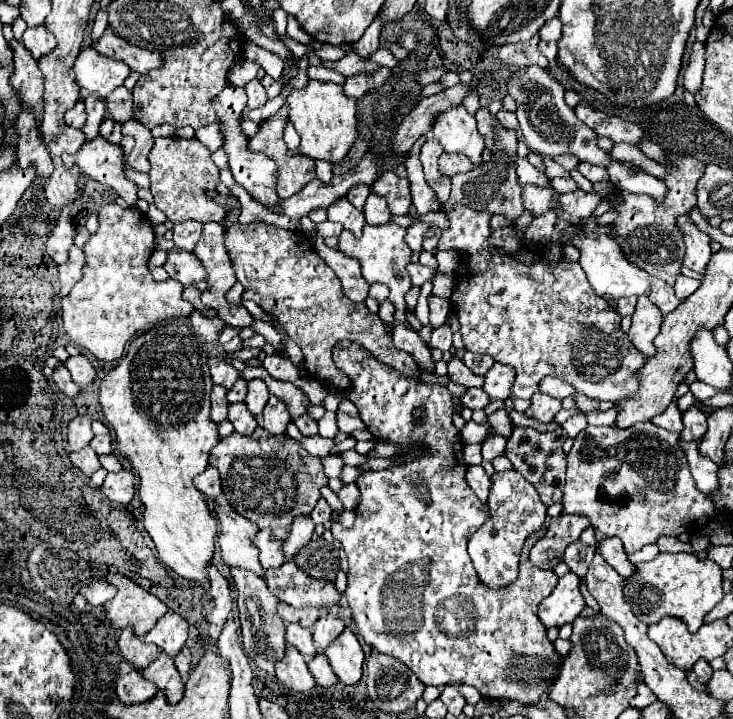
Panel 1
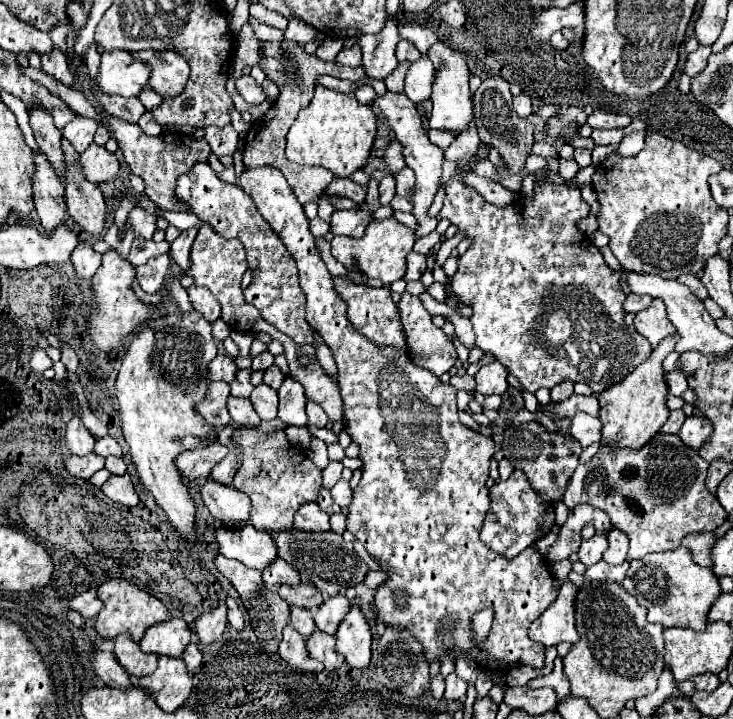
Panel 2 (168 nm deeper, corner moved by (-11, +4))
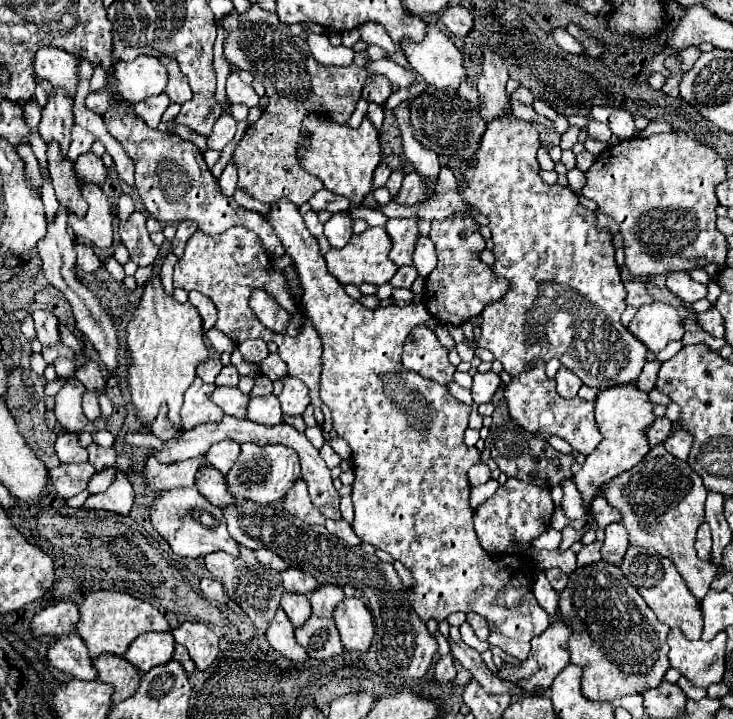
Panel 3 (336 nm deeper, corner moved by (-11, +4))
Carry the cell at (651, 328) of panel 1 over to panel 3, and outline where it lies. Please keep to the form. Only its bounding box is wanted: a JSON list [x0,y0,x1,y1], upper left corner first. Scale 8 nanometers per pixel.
[629,302,685,352]

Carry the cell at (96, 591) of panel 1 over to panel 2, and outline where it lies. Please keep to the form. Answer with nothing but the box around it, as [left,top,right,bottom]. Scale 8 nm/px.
[69,588,103,618]

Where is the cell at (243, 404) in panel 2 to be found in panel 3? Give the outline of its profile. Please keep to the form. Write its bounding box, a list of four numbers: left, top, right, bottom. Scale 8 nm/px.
[211,386,249,418]

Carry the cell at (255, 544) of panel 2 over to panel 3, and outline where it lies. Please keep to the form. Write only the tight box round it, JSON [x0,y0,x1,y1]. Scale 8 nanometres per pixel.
[149,486,239,558]

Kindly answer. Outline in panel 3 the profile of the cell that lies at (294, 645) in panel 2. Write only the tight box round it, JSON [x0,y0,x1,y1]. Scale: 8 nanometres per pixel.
[267,610,307,662]

